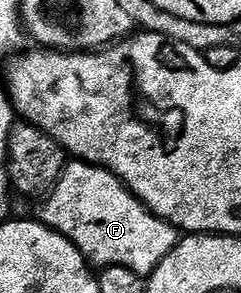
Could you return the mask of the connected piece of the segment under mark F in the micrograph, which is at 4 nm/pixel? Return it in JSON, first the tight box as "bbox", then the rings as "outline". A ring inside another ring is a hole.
{"bbox":[41,162,180,277],"outline":[[[67,162],[46,201],[41,222],[68,237],[87,263],[98,269],[124,265],[148,277],[180,242],[179,228],[153,215],[114,174],[93,163]]]}

